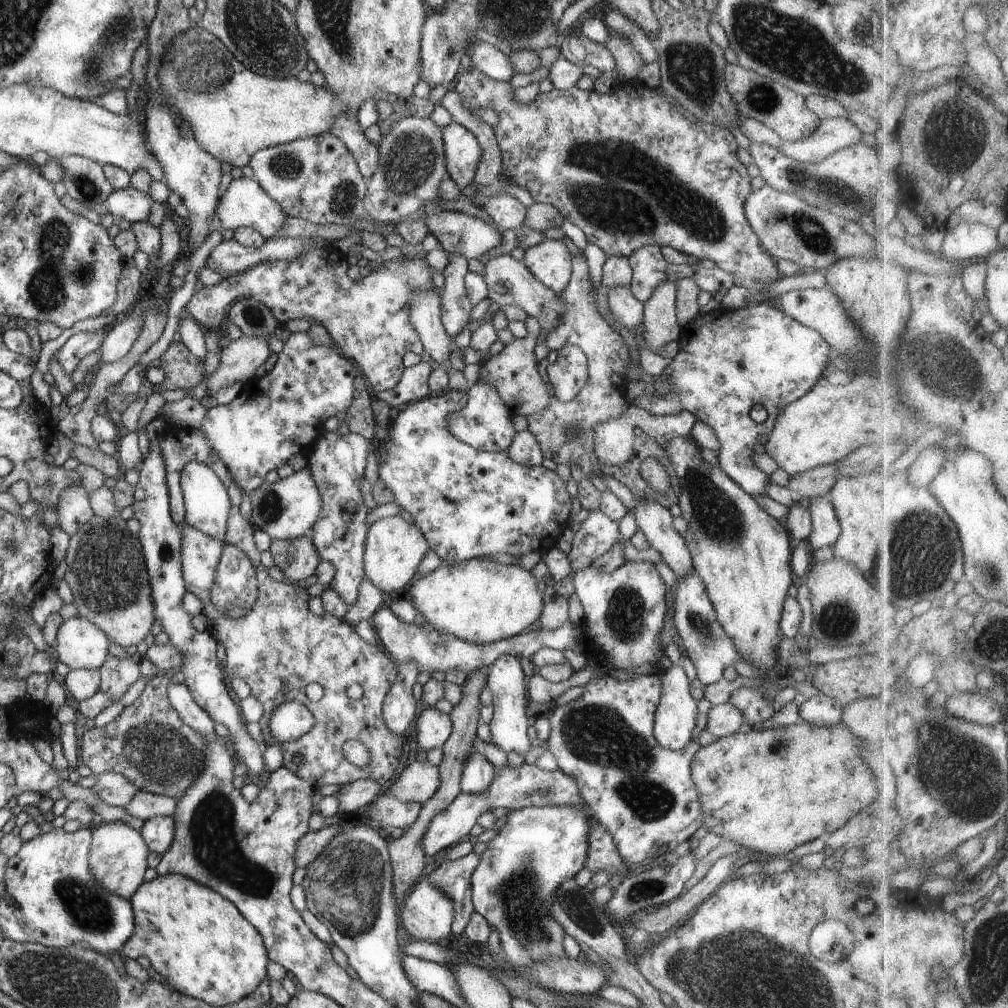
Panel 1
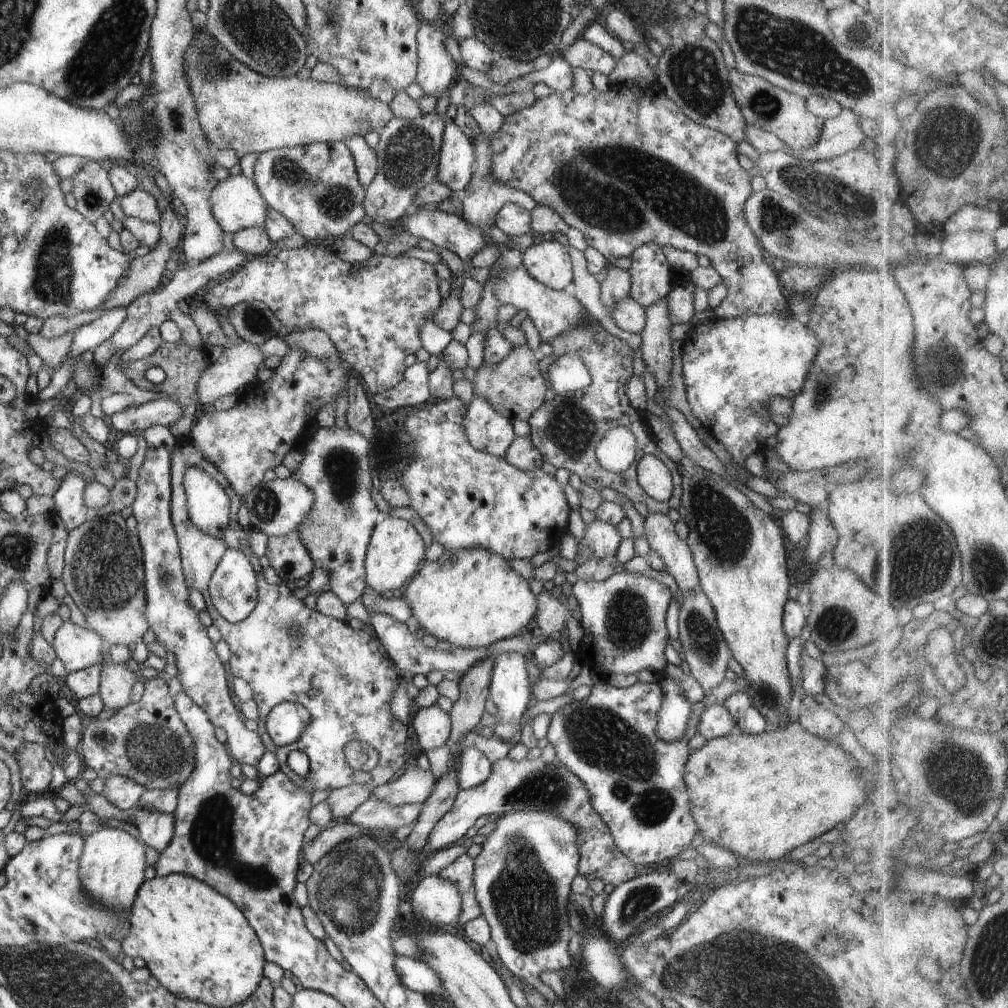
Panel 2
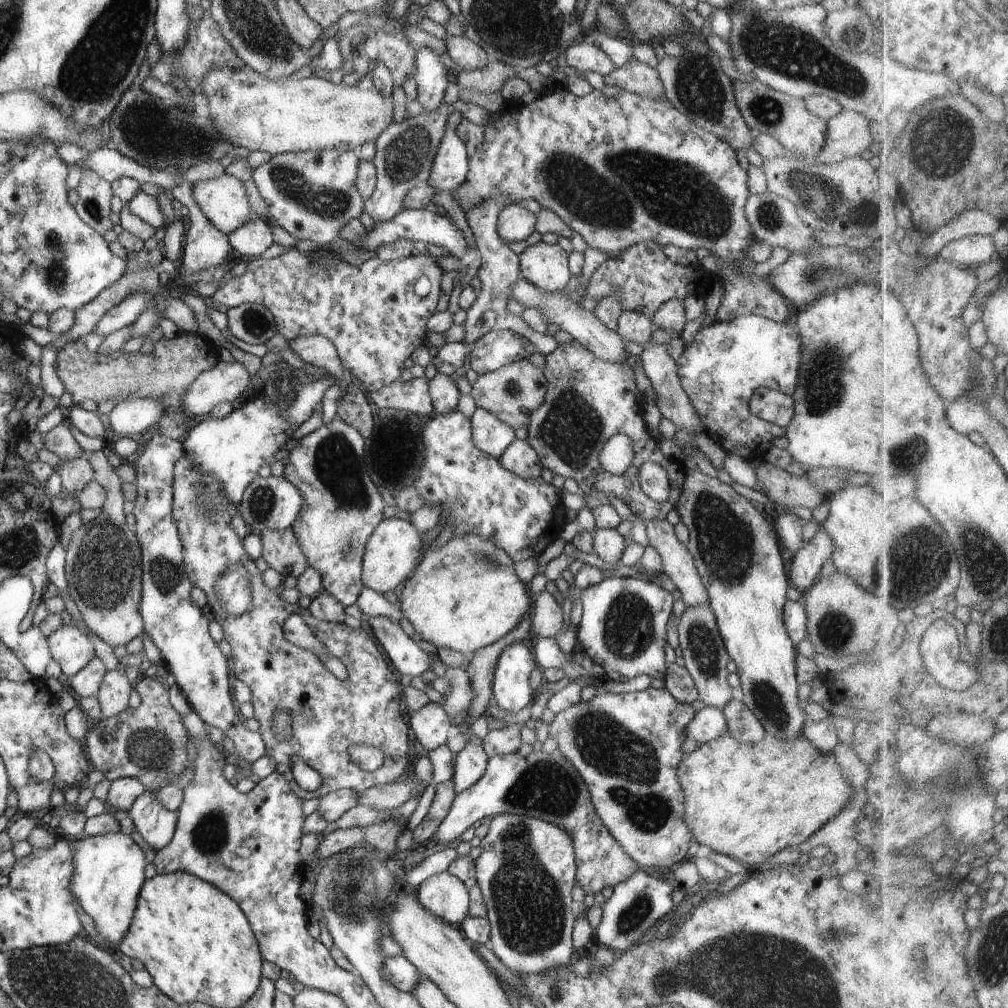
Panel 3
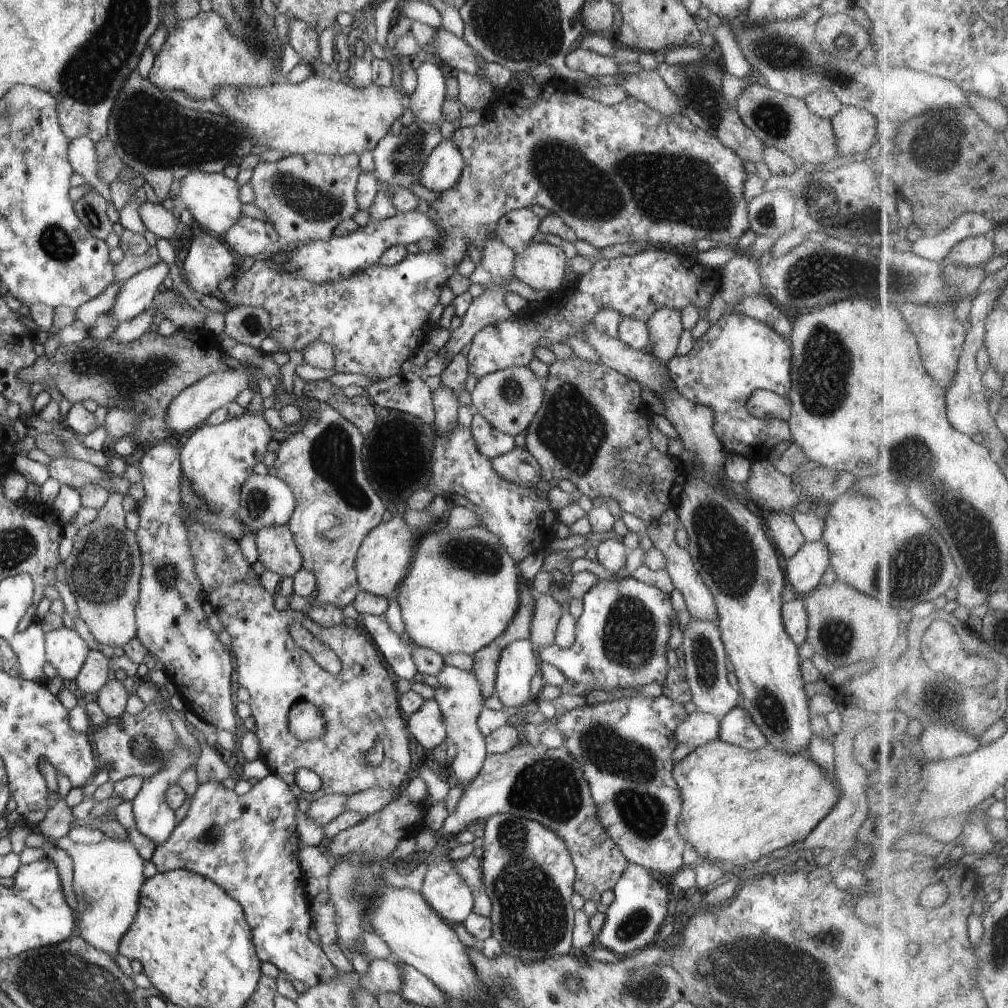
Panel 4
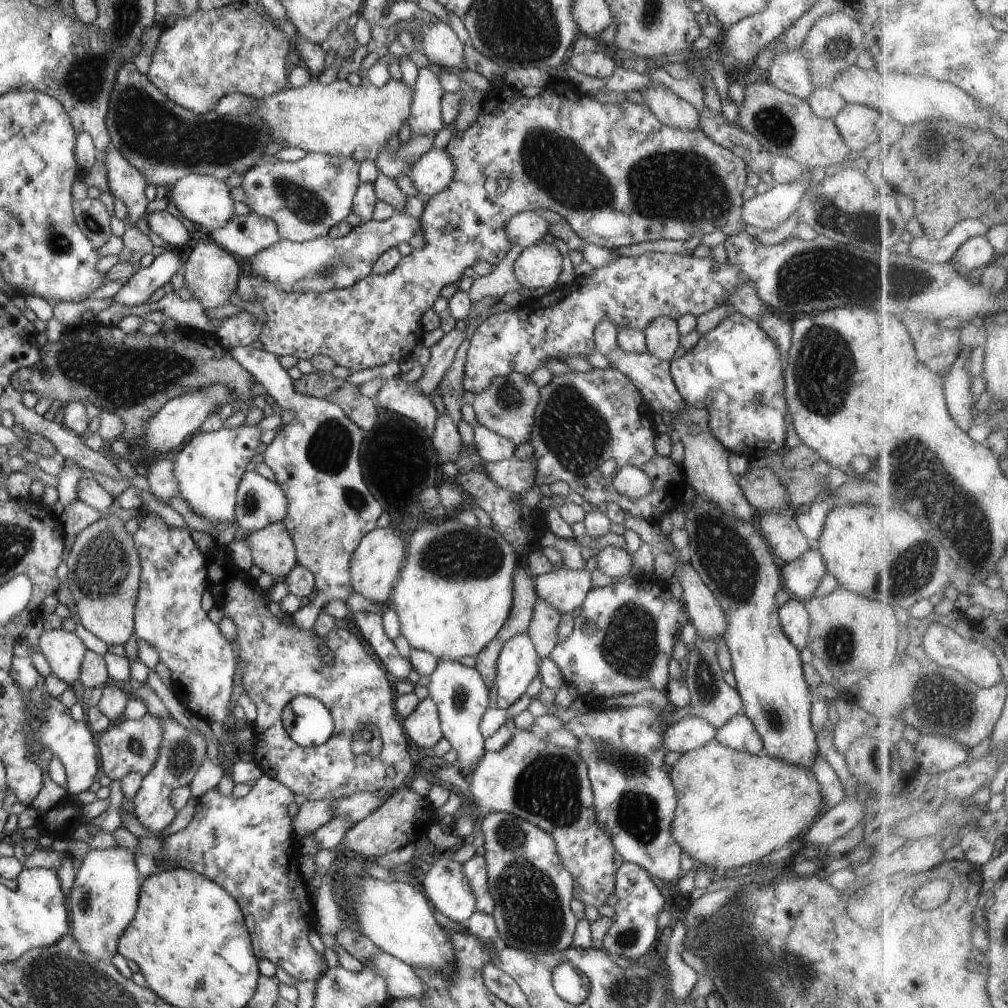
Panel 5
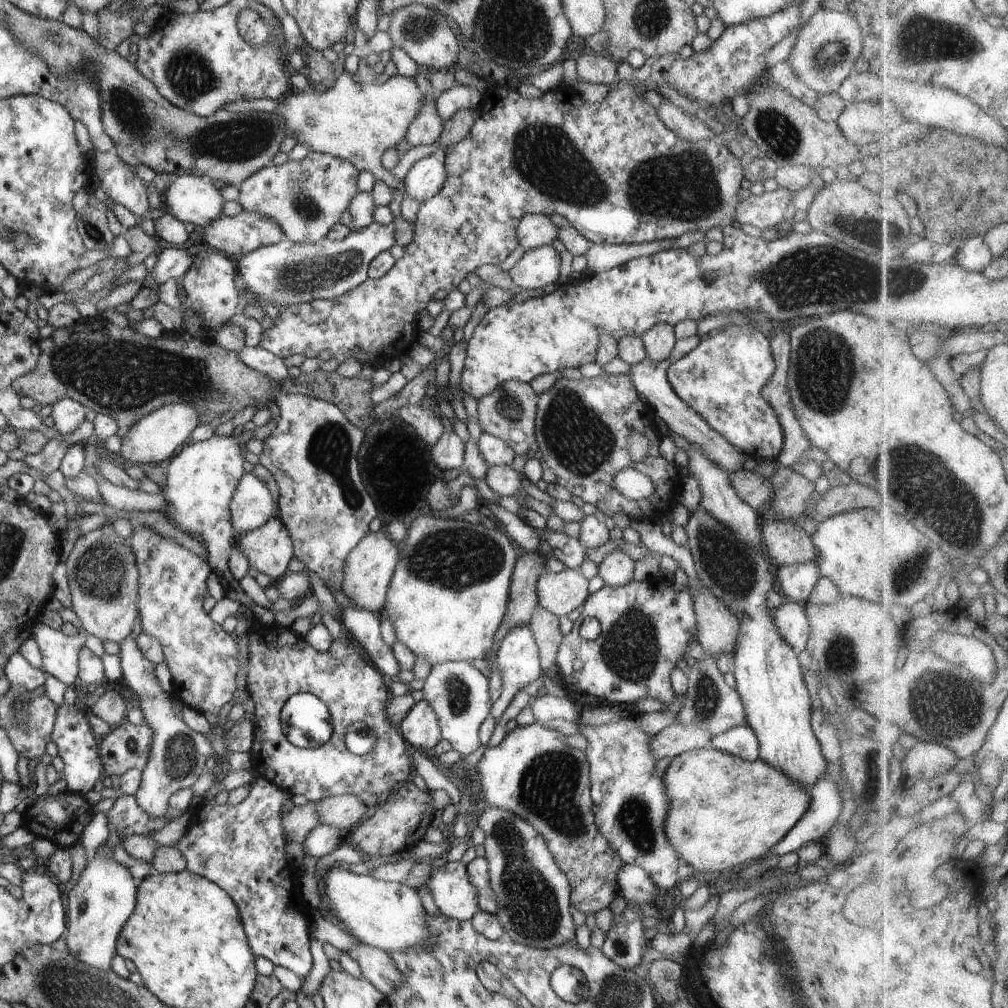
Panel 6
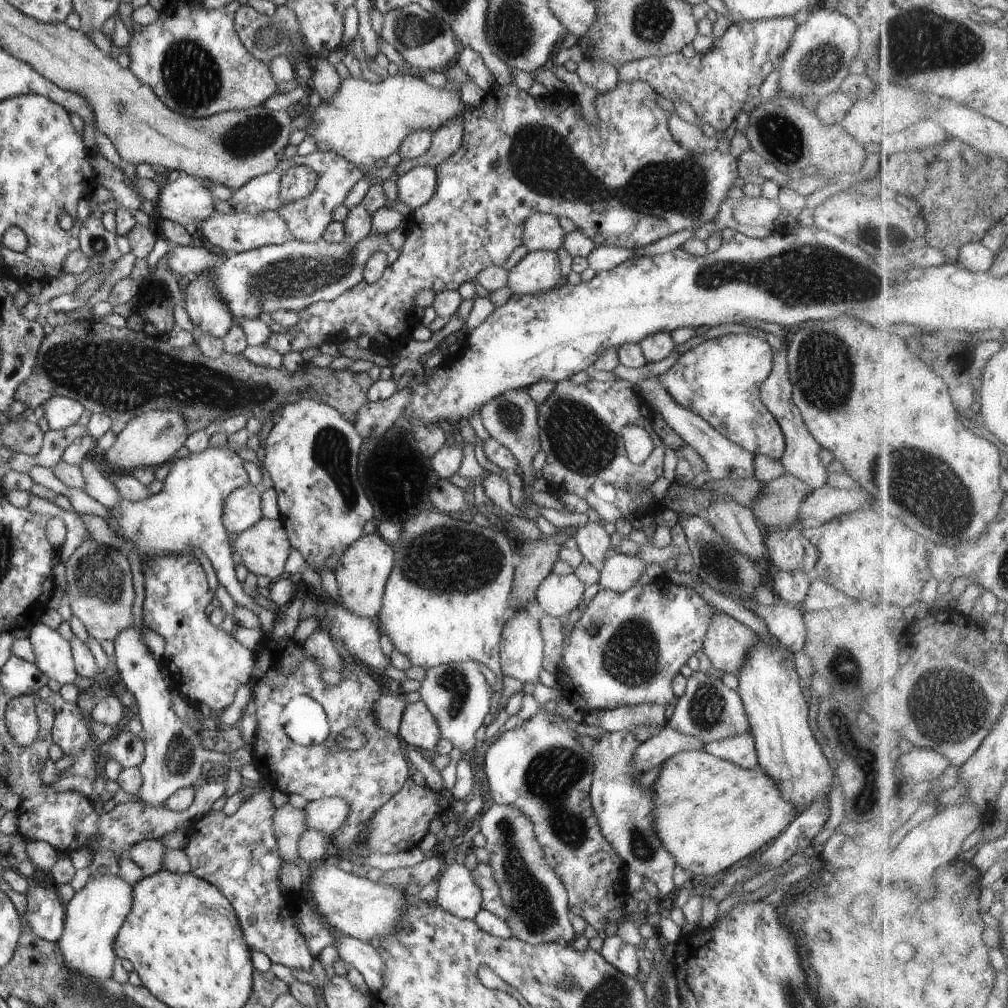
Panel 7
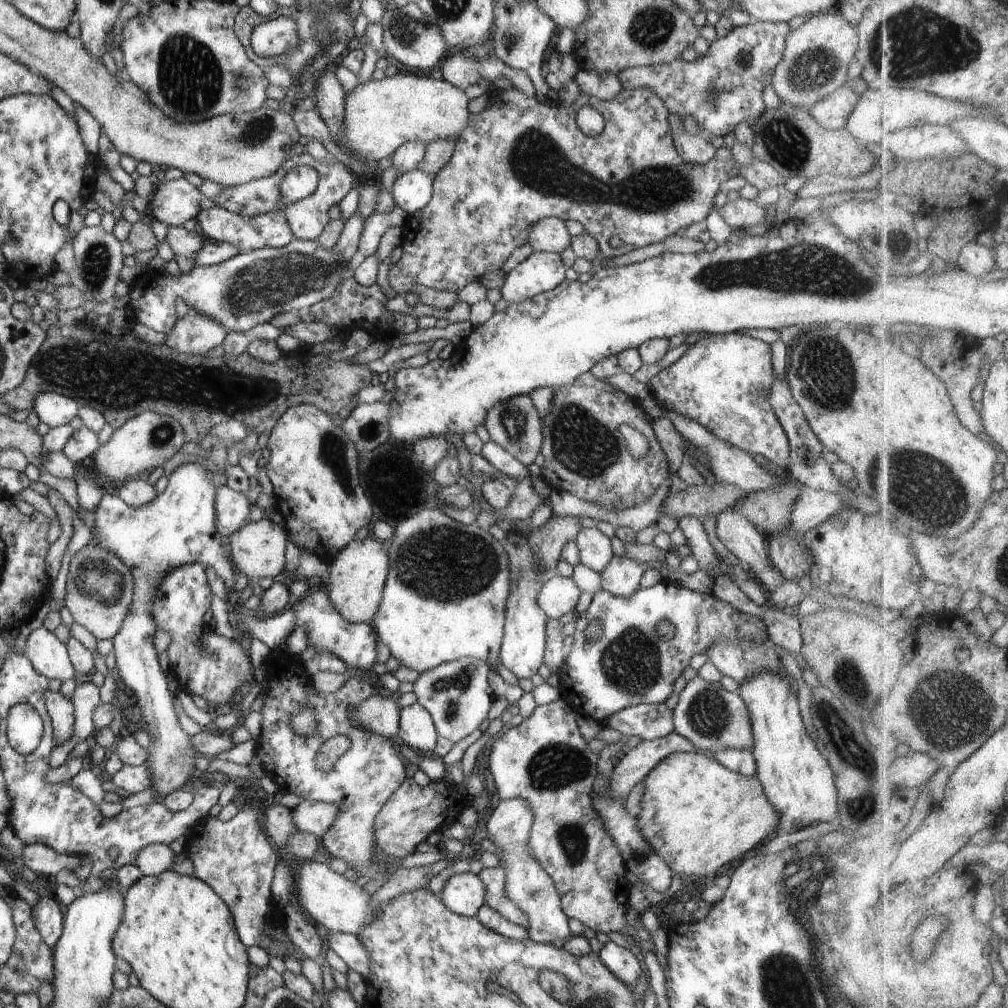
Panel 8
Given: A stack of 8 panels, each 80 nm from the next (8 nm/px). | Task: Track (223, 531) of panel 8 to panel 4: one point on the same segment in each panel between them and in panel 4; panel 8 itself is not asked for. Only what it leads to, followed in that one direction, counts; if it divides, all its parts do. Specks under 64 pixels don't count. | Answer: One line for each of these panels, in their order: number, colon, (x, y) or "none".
4: (266, 501)
5: (260, 502)
6: (253, 505)
7: (241, 508)

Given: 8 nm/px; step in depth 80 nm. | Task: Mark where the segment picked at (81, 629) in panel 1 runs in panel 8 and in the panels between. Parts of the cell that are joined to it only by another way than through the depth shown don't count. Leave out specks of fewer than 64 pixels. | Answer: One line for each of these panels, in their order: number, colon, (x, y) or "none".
2: (77, 647)
3: (70, 647)
4: (65, 649)
5: (64, 651)
6: (60, 654)
7: (53, 653)
8: (49, 656)

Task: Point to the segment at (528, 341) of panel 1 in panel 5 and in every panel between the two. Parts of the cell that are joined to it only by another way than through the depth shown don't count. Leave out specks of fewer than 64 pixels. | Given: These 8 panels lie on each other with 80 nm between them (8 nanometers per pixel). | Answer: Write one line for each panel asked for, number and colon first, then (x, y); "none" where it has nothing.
2: (515, 387)
3: (512, 393)
4: (508, 399)
5: (507, 407)

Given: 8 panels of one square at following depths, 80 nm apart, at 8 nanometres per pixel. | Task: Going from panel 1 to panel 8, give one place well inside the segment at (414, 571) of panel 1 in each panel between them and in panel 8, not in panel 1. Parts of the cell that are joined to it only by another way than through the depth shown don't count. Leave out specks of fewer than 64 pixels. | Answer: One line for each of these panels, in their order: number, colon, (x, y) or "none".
2: (395, 553)
3: (393, 550)
4: (383, 559)
5: (377, 560)
6: (369, 568)
7: (363, 570)
8: (357, 575)

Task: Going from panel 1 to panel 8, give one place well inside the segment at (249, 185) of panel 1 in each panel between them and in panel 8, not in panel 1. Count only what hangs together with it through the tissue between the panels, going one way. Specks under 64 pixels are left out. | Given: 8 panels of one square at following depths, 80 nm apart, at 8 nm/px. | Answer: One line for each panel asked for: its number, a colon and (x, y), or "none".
2: (236, 203)
3: (223, 200)
4: (212, 199)
5: (205, 200)
6: (197, 200)
7: (185, 200)
8: (175, 201)

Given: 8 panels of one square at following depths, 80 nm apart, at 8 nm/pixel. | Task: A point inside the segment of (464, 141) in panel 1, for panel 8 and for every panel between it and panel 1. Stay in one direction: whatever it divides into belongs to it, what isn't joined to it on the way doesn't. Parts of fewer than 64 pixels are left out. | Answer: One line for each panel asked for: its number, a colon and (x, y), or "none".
2: (456, 165)
3: (449, 169)
4: (442, 169)
5: (432, 172)
6: (424, 180)
7: (415, 187)
8: (412, 191)

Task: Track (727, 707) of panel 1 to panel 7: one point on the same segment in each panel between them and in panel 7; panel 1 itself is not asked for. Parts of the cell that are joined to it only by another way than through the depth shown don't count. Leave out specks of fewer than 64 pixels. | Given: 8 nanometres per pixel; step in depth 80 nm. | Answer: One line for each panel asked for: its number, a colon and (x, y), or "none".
2: (715, 721)
3: (709, 723)
4: (698, 728)
5: (689, 733)
6: (673, 740)
7: (657, 749)

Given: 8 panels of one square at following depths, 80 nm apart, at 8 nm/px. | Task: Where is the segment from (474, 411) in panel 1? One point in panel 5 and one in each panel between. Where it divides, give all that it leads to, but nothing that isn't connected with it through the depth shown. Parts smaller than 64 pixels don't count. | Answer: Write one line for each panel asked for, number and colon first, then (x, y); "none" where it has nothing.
2: (489, 431)
3: (490, 435)
4: (490, 442)
5: (492, 447)

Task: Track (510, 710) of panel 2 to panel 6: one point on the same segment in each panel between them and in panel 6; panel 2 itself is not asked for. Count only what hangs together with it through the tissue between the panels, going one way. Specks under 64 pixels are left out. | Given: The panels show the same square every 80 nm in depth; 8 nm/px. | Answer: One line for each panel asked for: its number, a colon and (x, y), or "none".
3: (511, 688)
4: (518, 663)
5: (518, 663)
6: (518, 656)

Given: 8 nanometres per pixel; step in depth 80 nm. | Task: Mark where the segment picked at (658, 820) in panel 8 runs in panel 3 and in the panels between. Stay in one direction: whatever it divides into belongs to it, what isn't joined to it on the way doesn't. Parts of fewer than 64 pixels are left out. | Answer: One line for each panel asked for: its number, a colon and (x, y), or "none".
3: (749, 802)
4: (738, 805)
5: (733, 808)
6: (723, 811)
7: (710, 814)

